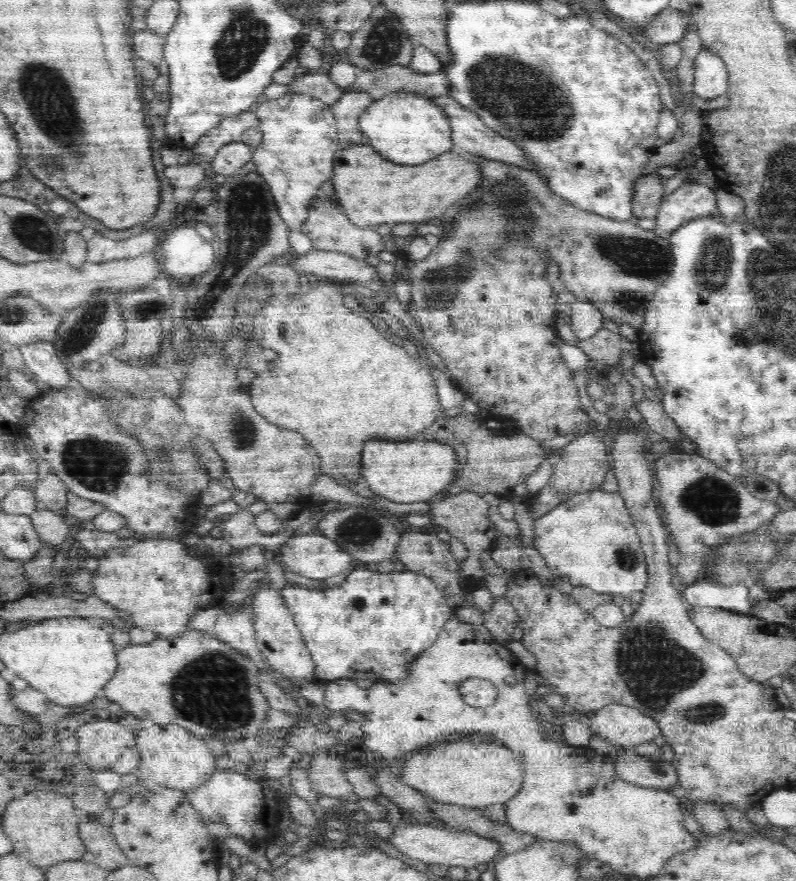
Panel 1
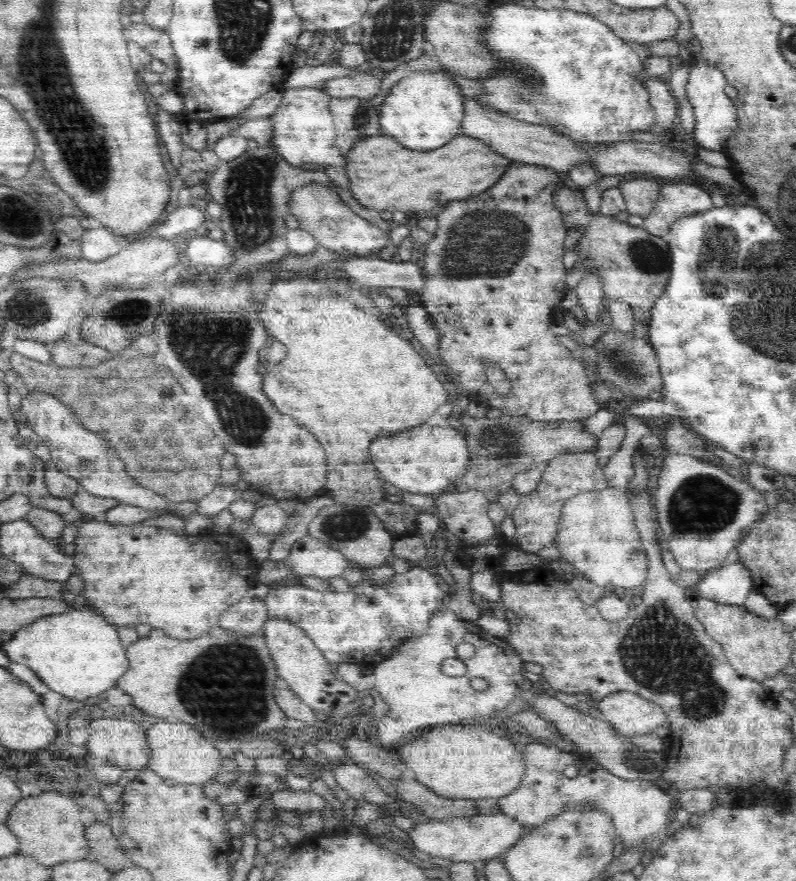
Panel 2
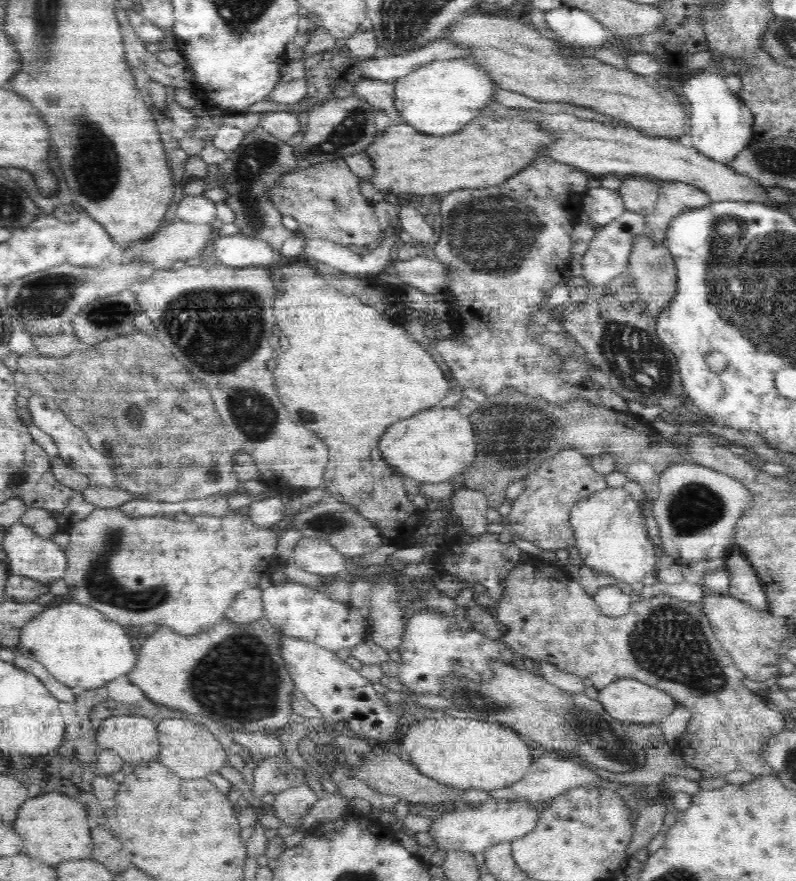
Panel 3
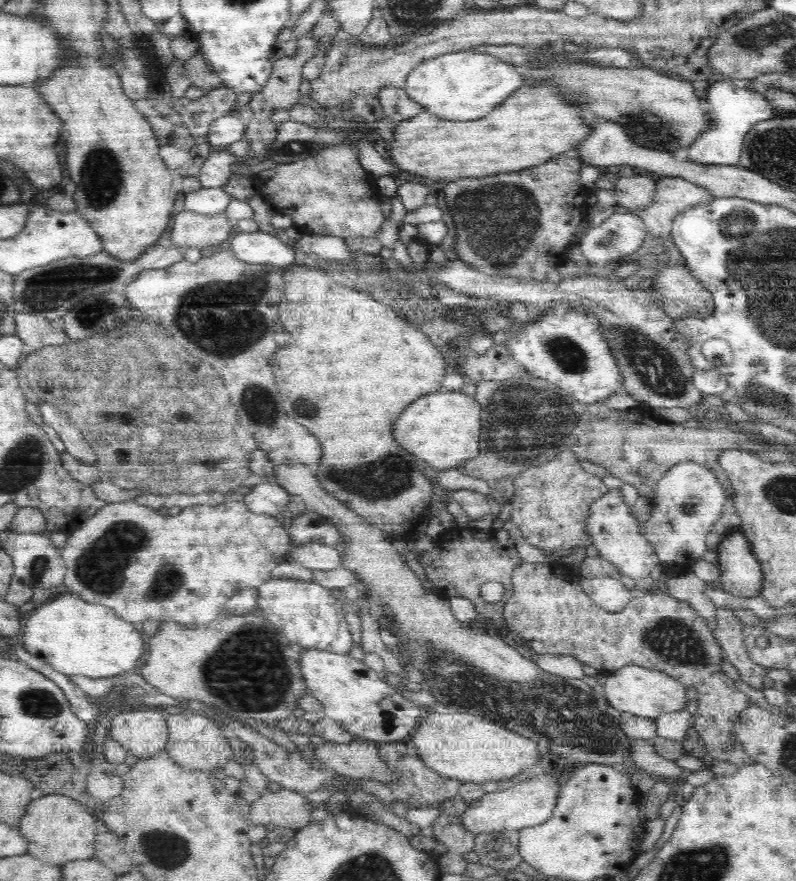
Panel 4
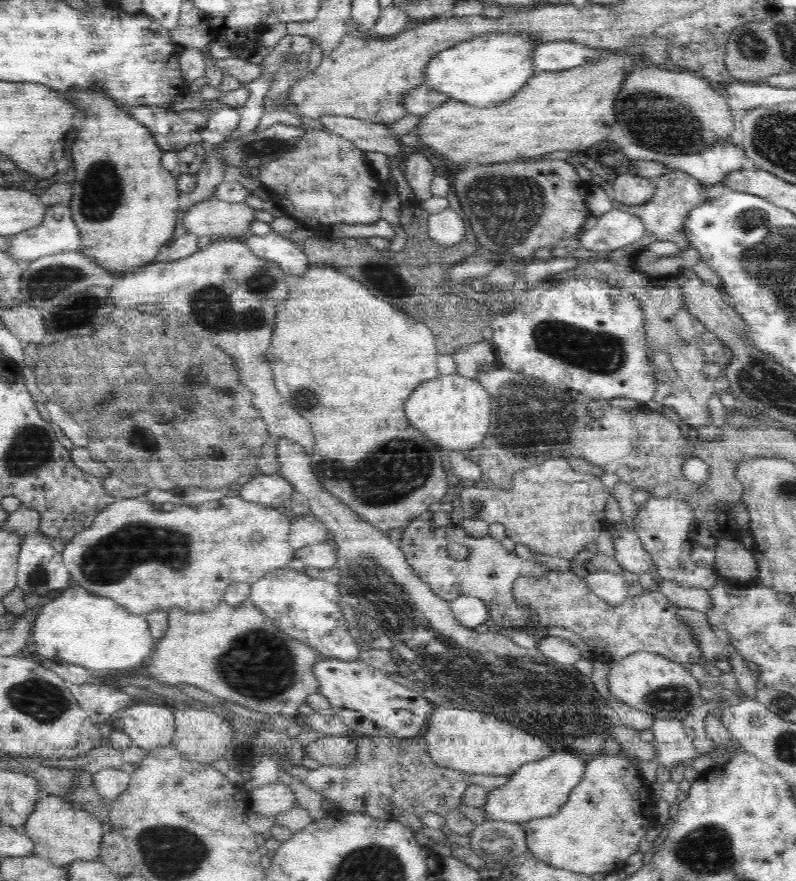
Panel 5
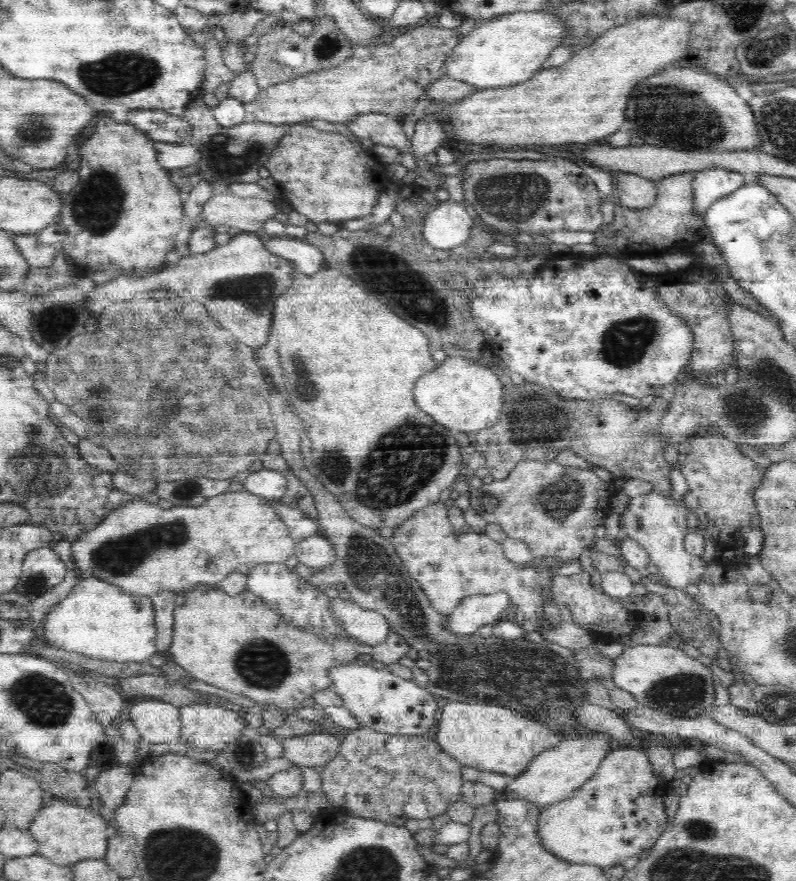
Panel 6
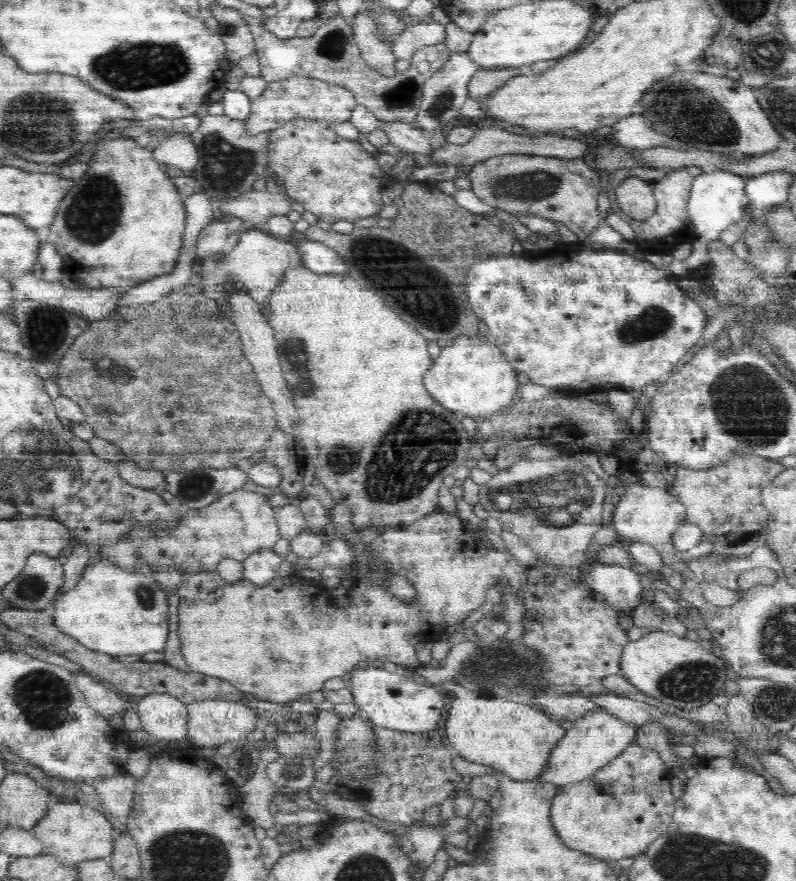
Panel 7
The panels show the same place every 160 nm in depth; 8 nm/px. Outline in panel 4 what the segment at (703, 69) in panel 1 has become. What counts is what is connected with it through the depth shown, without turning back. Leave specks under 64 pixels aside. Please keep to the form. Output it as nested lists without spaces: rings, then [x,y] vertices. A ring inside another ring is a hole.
[[[716,78],[706,90],[704,100],[711,127],[704,131],[689,147],[686,159],[706,165],[738,165],[744,148],[744,136],[762,120],[776,116],[773,106],[763,96],[745,88],[736,88],[731,80]]]

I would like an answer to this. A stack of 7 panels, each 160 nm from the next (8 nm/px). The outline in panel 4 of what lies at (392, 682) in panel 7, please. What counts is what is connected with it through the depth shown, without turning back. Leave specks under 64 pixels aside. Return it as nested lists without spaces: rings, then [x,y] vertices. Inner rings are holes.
[[[304,648],[300,657],[300,672],[308,694],[322,703],[326,717],[345,727],[356,740],[373,744],[402,742],[415,731],[426,712],[401,695],[400,687],[388,685],[383,675],[349,654]]]

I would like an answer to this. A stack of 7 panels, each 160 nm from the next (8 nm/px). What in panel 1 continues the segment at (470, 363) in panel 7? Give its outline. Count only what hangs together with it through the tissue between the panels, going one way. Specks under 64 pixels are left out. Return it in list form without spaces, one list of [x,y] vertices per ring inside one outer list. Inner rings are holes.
[[[417,438],[408,441],[394,440],[370,440],[364,446],[362,452],[362,476],[368,482],[368,488],[372,494],[392,500],[392,502],[429,502],[430,498],[443,491],[453,482],[453,476],[458,468],[458,459],[454,446],[450,443],[442,444],[438,440],[419,440]]]

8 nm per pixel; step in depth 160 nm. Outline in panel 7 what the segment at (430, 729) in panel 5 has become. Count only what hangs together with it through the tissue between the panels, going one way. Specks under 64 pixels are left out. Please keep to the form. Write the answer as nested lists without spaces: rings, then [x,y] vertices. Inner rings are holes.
[[[456,684],[450,686],[448,690],[454,690],[456,696],[450,703],[445,735],[448,738],[448,747],[455,755],[472,763],[488,766],[502,777],[513,780],[534,781],[544,772],[552,750],[565,736],[567,725],[564,722],[553,720],[542,710],[538,712],[522,704],[506,702],[505,698],[484,698]]]

